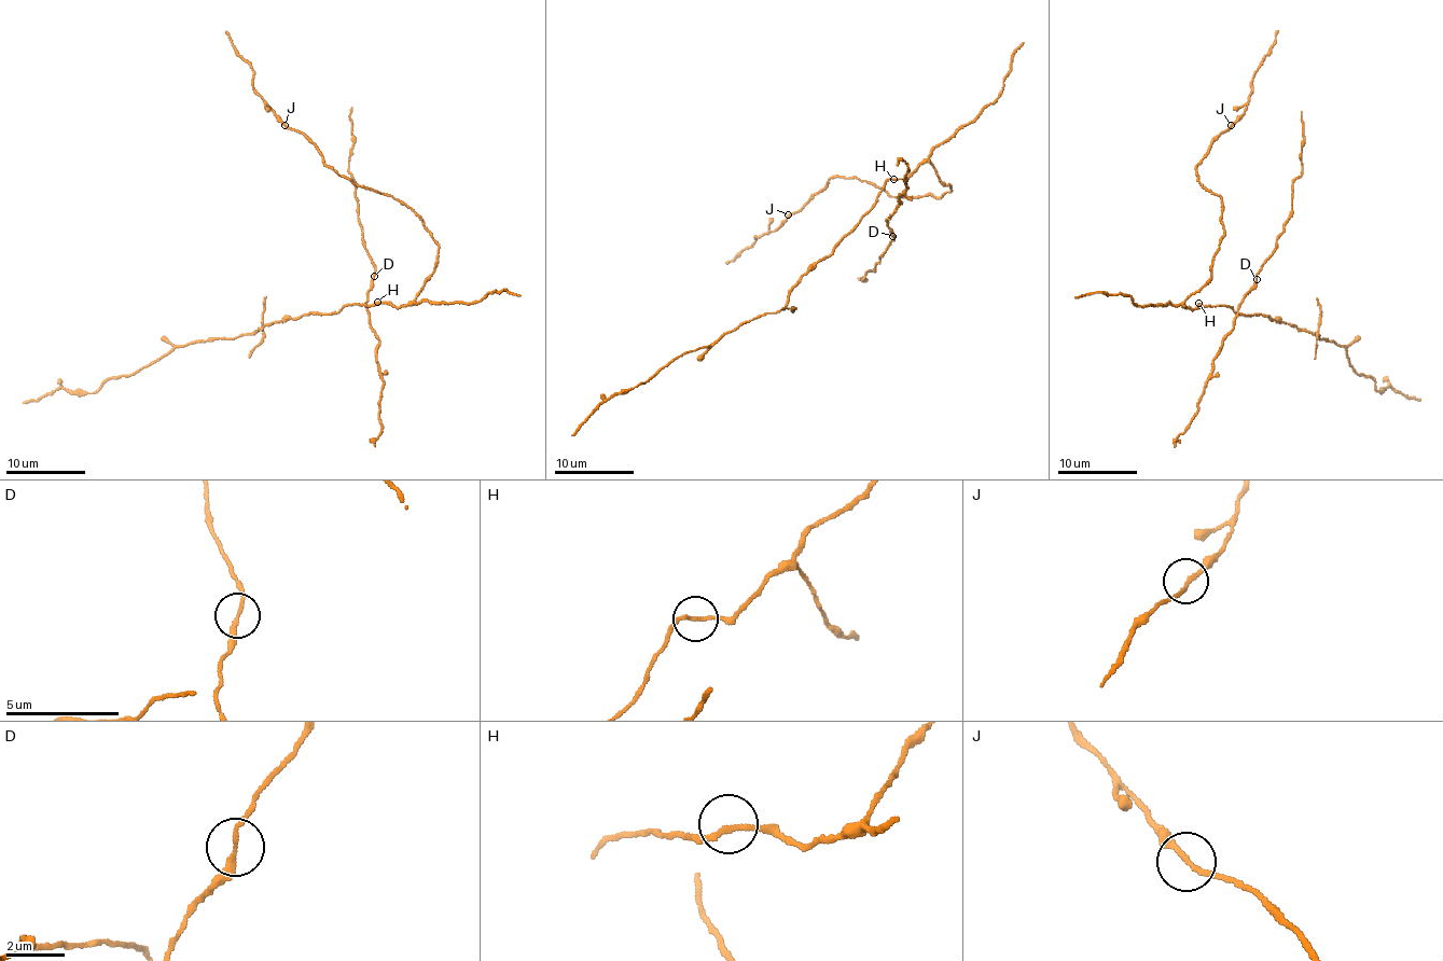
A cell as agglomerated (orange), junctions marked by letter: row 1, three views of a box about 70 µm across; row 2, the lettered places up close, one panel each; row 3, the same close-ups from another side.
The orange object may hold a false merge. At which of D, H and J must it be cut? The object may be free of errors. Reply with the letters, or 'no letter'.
D

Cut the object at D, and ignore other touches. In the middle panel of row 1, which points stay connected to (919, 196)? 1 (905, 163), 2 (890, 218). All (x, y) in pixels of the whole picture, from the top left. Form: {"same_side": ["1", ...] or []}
{"same_side": []}

